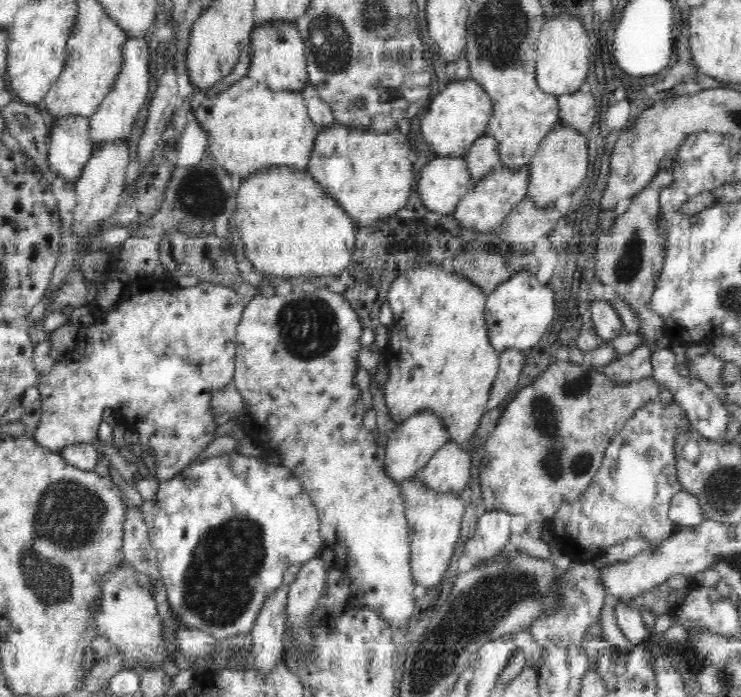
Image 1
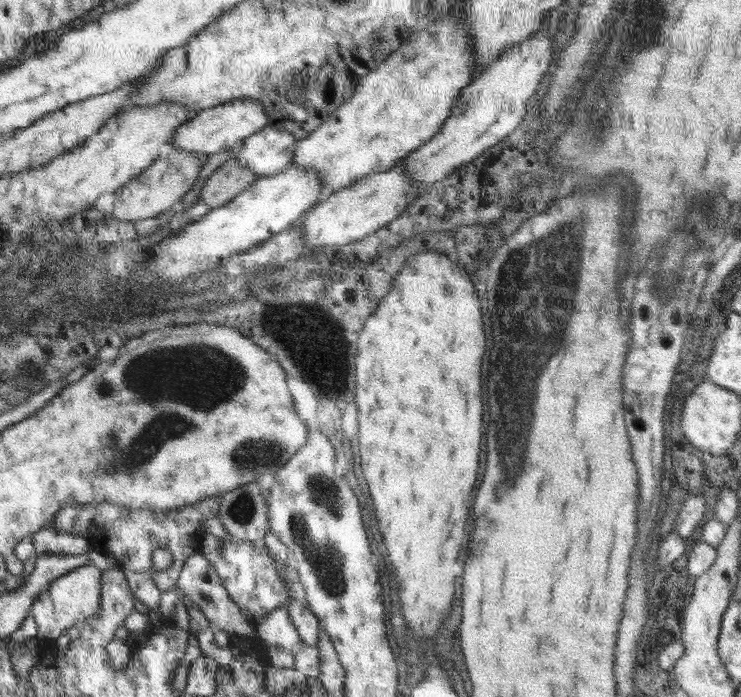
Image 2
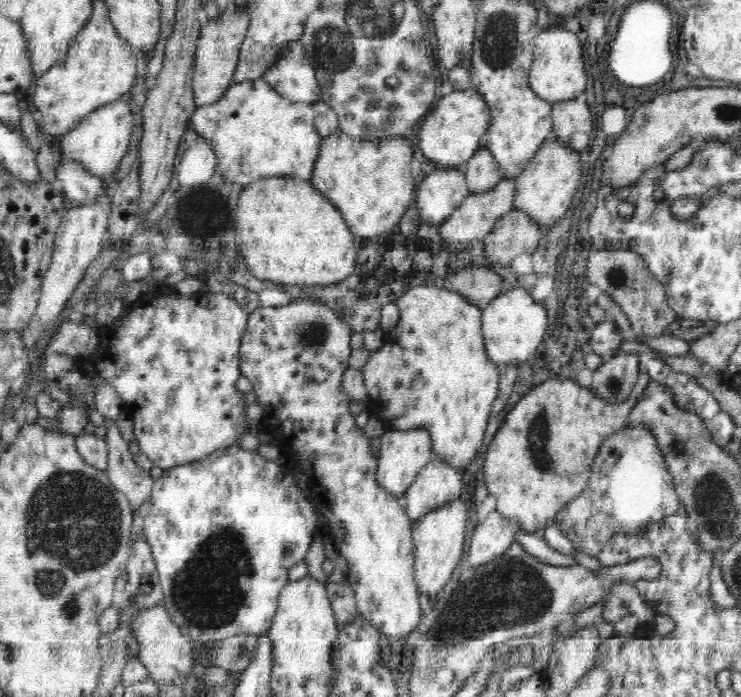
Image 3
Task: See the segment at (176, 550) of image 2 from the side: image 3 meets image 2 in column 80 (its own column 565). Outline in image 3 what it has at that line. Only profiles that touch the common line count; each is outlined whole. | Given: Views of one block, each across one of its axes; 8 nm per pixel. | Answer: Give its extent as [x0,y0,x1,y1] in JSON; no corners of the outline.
[554,425,681,556]

